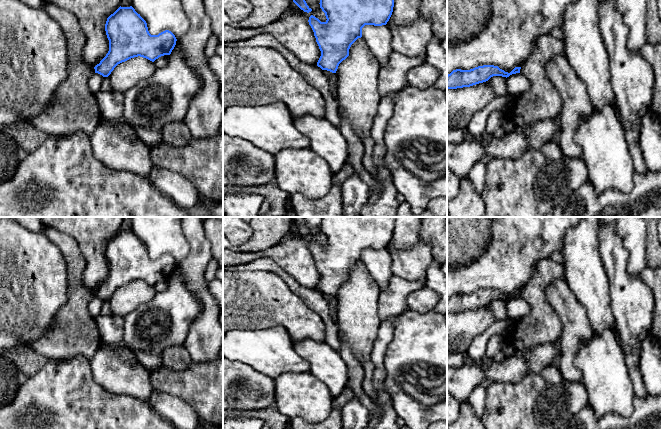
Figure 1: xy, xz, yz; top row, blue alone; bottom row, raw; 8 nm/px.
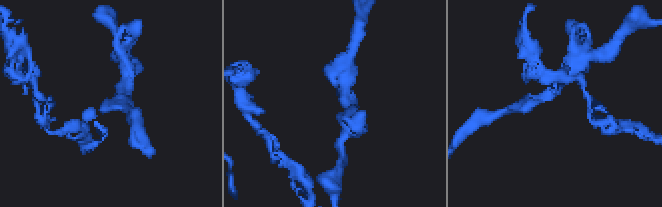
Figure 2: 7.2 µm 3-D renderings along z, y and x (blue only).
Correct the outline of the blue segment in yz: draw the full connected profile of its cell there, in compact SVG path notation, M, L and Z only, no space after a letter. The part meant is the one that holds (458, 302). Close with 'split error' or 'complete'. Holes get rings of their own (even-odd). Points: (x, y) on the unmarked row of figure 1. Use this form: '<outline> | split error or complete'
M494 289L478 290L470 294L456 293L447 299L447 314L470 311L486 306L493 300L507 302L512 298L520 297L520 293L521 291L515 291L510 297Z | complete

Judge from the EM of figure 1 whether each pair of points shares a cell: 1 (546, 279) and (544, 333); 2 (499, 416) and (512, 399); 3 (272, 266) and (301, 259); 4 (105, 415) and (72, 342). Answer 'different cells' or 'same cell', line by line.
1: same cell
2: same cell
3: different cells
4: different cells

